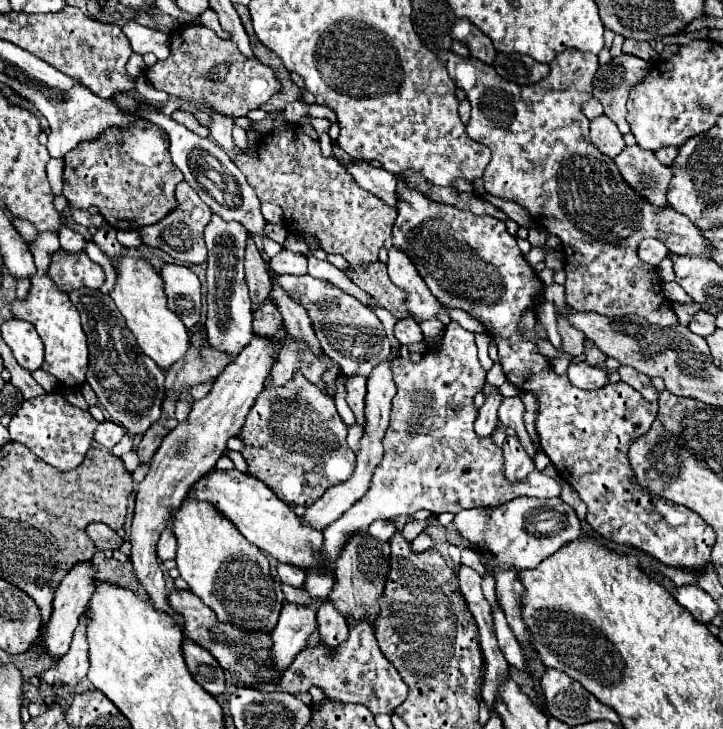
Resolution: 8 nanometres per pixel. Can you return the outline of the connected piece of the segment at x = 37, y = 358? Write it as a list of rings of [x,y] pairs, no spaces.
[[[5,320],[1,324],[1,336],[13,350],[13,356],[21,368],[25,368],[29,372],[35,372],[41,368],[43,342],[41,342],[37,330],[33,330],[33,326],[29,326],[29,322]]]

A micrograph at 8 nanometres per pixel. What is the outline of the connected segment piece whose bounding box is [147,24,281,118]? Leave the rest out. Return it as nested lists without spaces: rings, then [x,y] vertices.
[[[187,24],[171,32],[171,50],[173,54],[167,60],[157,62],[147,70],[147,80],[157,90],[183,102],[201,108],[211,106],[221,114],[237,118],[259,108],[281,90],[281,82],[275,78],[273,68],[265,66],[257,58],[243,56],[233,40],[223,40],[211,28],[201,24]]]

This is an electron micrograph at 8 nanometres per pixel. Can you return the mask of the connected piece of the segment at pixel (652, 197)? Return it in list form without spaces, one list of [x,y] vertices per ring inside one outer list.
[[[633,144],[633,146],[627,146],[619,156],[615,156],[613,162],[617,164],[623,180],[641,198],[645,198],[657,208],[667,206],[665,194],[669,190],[673,172],[669,166],[661,166],[661,162],[655,158],[653,152]]]

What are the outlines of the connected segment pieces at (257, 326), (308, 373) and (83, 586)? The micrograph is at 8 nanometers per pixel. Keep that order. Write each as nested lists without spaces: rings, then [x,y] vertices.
[[[269,298],[263,302],[263,306],[259,310],[253,312],[253,332],[257,336],[267,336],[267,338],[285,334],[281,314],[277,314],[277,308],[273,306],[273,302]]]
[[[285,334],[281,354],[267,378],[267,386],[283,386],[285,382],[289,382],[289,378],[297,370],[301,370],[305,378],[309,378],[313,384],[317,384],[325,392],[325,386],[321,386],[321,370],[325,370],[325,362],[321,362],[319,358],[313,358],[309,350],[301,350],[301,346],[297,346],[297,342],[293,342]]]
[[[81,564],[81,566],[73,566],[73,570],[63,578],[63,582],[57,586],[55,590],[55,598],[53,598],[53,612],[49,622],[45,624],[45,632],[41,632],[39,640],[45,648],[45,654],[51,656],[53,660],[61,660],[71,644],[73,638],[73,630],[79,624],[79,616],[85,610],[85,602],[89,602],[91,592],[93,592],[93,580],[95,580],[95,568],[93,564]]]

